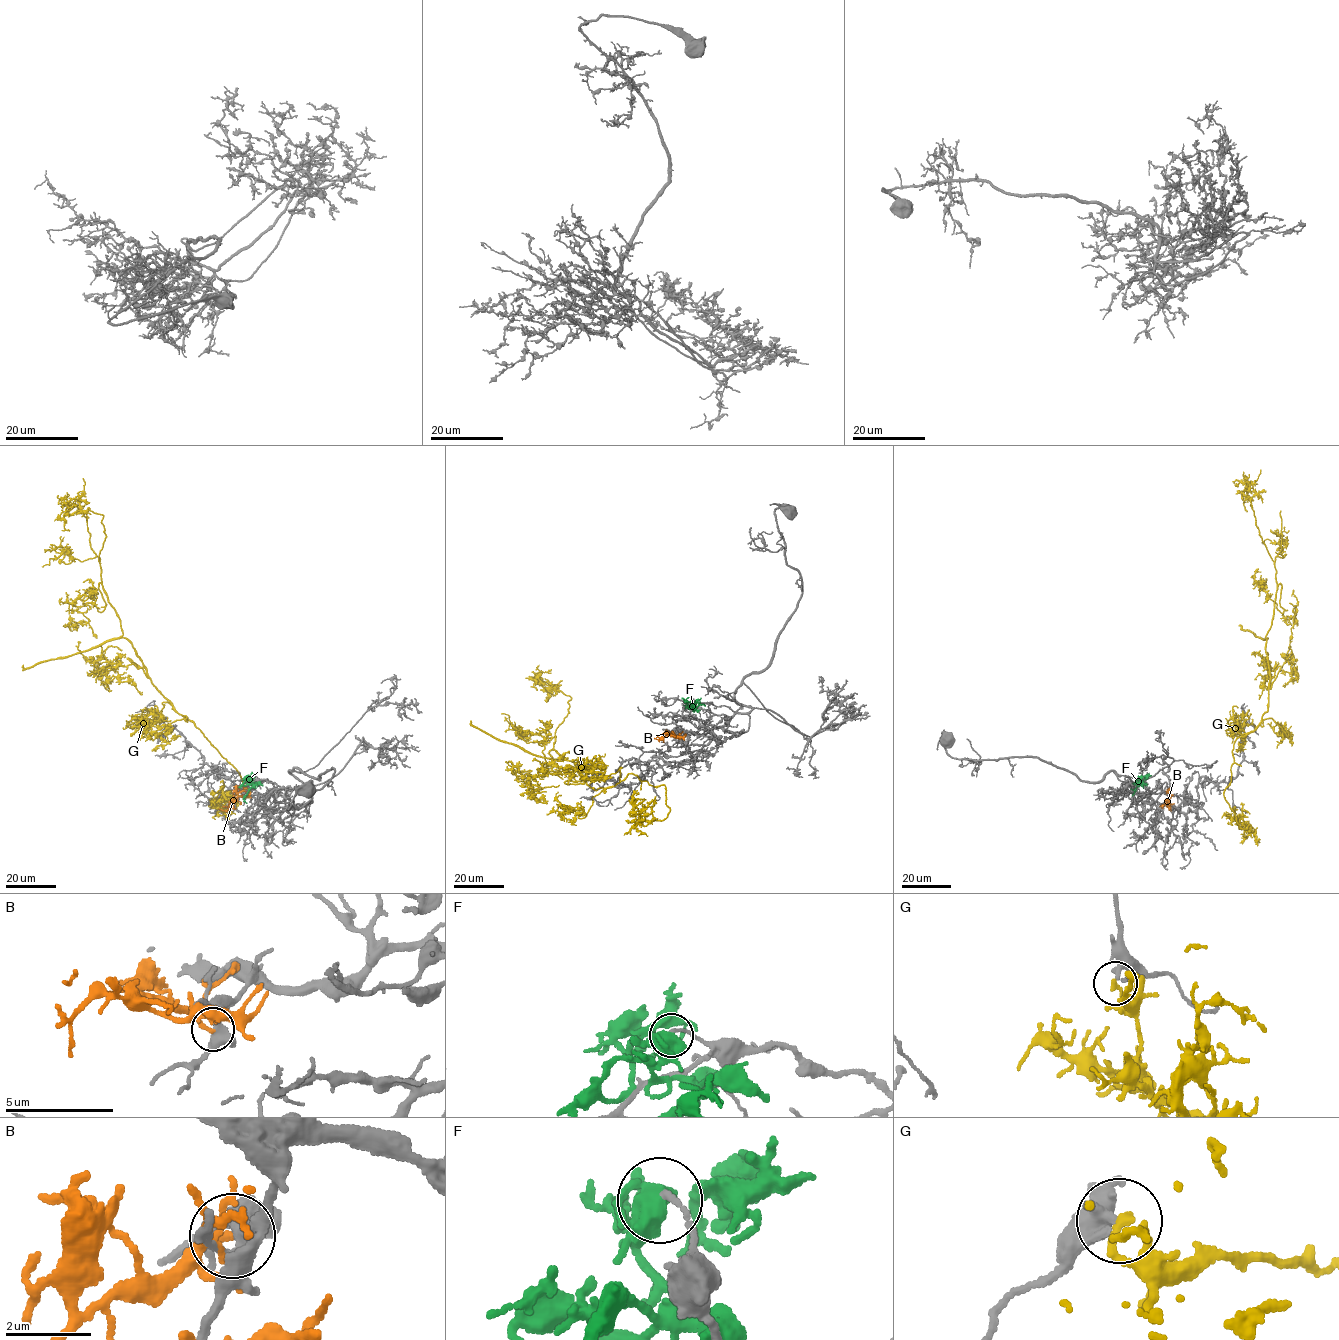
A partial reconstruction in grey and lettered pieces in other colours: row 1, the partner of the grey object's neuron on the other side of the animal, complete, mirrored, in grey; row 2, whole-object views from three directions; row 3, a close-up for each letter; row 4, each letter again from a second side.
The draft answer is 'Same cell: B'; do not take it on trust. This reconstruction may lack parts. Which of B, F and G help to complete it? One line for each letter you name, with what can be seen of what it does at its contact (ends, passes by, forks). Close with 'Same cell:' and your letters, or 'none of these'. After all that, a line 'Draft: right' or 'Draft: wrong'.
Same cell: none of these
Draft: wrong

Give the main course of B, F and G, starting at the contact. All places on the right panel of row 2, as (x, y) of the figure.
B: (1172, 795), (1167, 798), (1170, 809), (1170, 805)
F: (1142, 777), (1142, 782), (1132, 796)
G: (1233, 808), (1249, 829), (1224, 791), (1235, 741), (1267, 711), (1276, 569), (1244, 491), (1260, 470)

